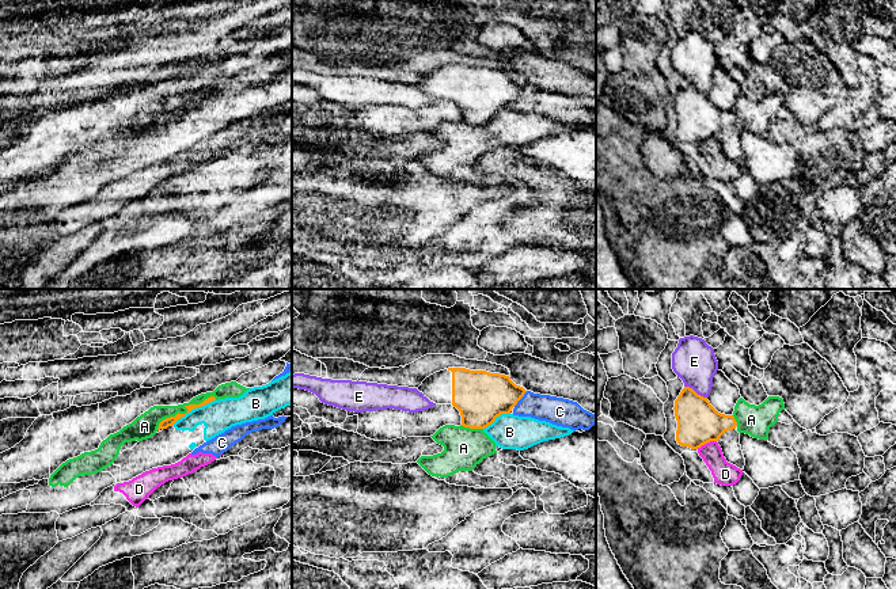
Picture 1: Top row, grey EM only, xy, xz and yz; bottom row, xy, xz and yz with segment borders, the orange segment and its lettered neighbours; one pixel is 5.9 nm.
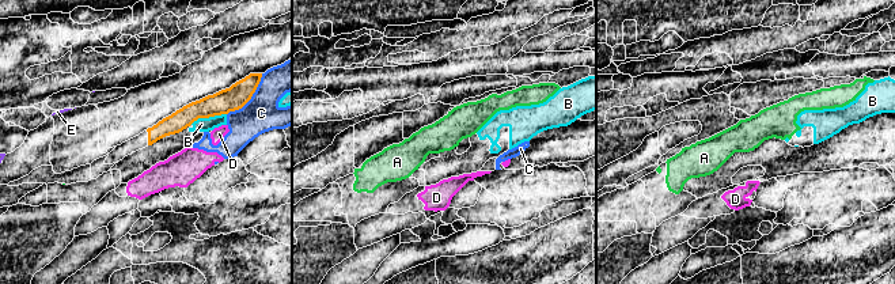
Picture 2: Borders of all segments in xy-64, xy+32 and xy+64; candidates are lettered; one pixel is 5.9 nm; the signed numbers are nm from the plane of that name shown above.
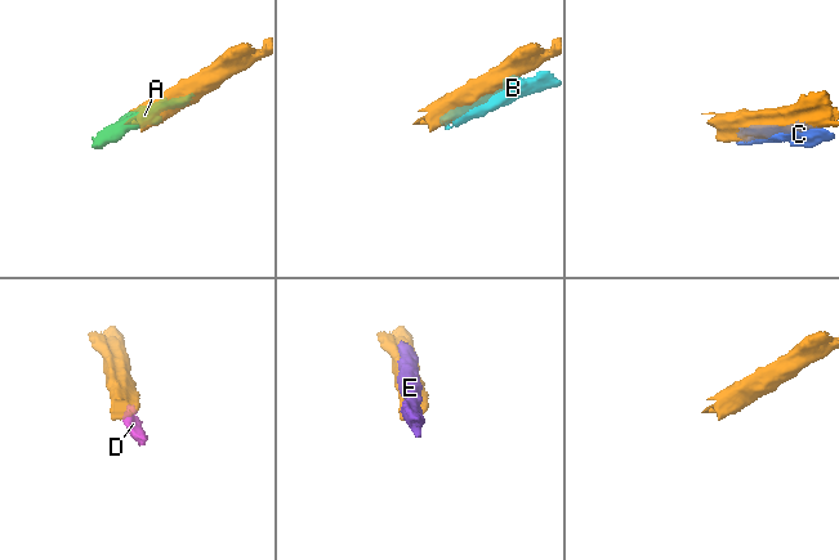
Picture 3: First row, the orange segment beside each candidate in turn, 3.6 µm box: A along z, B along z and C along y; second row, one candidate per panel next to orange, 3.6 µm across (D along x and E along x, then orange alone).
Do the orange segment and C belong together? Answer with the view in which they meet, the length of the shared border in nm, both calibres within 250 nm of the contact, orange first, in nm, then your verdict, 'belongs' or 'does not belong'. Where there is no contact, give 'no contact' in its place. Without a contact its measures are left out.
xz | 130 nm | 300/170 nm | does not belong

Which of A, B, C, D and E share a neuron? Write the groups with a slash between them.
A B / C D / E

